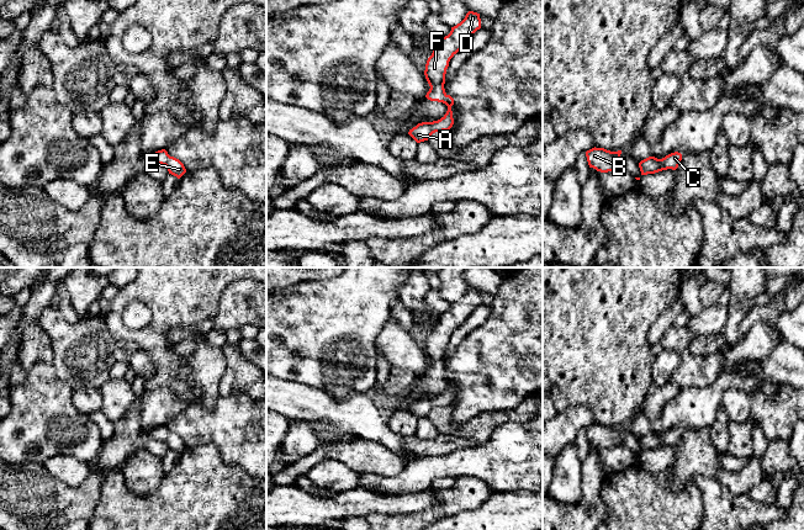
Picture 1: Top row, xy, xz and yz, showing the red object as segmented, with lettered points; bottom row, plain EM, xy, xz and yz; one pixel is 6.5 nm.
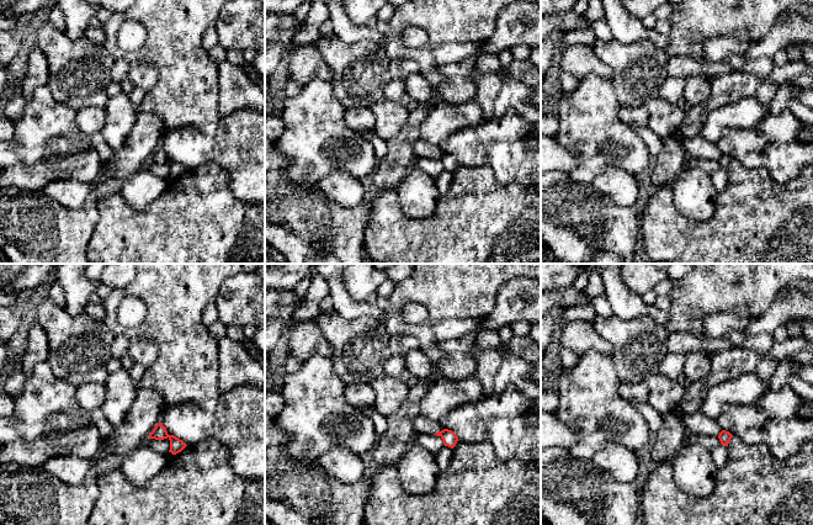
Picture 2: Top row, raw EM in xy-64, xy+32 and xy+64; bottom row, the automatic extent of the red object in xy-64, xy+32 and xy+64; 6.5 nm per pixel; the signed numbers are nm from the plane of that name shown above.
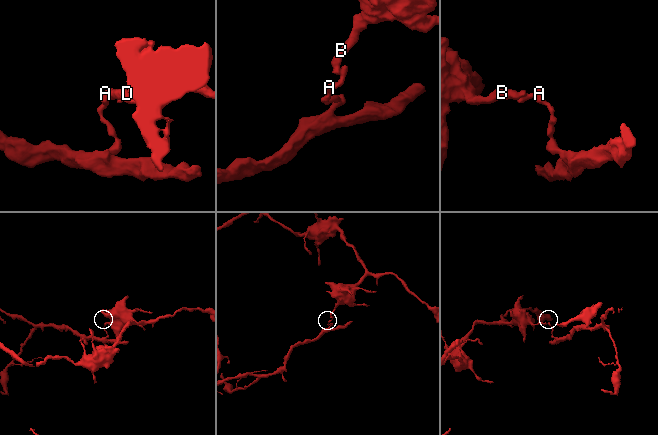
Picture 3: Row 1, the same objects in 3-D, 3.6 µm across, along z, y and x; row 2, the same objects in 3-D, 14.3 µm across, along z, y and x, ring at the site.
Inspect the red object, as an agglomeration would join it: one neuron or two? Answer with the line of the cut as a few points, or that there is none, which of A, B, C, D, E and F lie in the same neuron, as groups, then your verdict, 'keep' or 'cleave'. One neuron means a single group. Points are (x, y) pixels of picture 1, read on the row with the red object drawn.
cut in xy along (170, 157), (164, 164); A C E / B D F; cleave

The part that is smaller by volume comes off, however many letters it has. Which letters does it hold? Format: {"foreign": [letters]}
{"foreign": ["A", "C", "E"]}

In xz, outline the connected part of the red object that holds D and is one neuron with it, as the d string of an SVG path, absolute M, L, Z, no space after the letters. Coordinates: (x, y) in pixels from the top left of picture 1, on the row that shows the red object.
M469 11L460 23L451 27L448 36L439 39L438 46L427 60L424 70L425 79L430 86L425 95L428 100L445 104L444 84L449 62L480 28L480 14Z

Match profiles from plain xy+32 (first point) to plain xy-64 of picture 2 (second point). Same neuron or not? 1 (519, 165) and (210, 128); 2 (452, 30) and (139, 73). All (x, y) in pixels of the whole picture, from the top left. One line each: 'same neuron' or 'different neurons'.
1: different neurons
2: different neurons

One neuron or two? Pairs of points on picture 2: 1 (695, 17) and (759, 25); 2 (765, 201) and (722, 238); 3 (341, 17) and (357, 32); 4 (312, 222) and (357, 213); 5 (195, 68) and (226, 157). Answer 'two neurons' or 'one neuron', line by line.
1: one neuron
2: one neuron
3: one neuron
4: one neuron
5: two neurons

